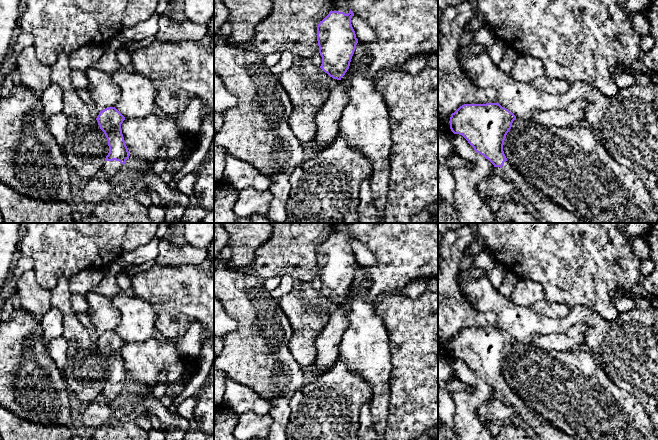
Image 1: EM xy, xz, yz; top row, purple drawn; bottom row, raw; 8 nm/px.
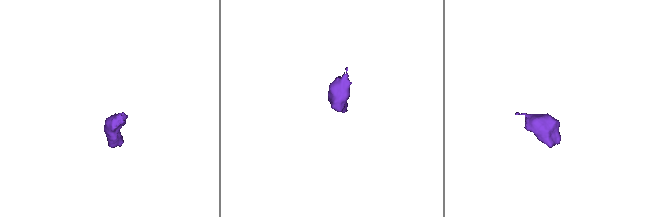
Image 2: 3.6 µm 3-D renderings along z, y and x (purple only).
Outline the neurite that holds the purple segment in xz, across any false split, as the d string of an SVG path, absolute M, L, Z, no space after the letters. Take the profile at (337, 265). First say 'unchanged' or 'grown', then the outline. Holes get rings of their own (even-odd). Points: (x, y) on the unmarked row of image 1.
grown; M338 223L317 250L316 259L322 281L320 292L333 303L341 304L345 299L358 267L351 248L352 240L350 226Z

